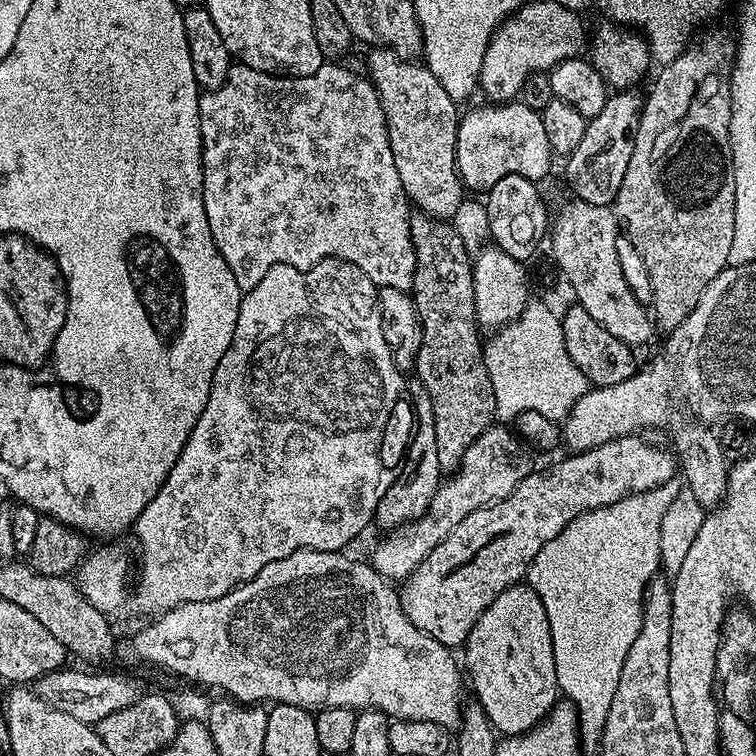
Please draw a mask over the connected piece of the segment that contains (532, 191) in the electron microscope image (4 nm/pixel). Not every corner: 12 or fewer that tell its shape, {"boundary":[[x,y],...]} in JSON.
{"boundary":[[520,175],[487,192],[491,241],[528,262],[548,232],[539,185]]}

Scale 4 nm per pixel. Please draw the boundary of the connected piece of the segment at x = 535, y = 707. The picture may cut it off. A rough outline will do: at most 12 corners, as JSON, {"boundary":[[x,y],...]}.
{"boundary":[[513,584],[470,630],[475,699],[501,737],[558,699],[546,606]]}

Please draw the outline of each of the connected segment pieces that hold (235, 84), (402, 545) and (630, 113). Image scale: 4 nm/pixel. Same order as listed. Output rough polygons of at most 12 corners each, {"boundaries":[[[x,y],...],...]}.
{"boundaries":[[[239,62],[200,97],[234,282],[414,282],[413,209],[367,75]],[[511,427],[463,449],[428,512],[373,550],[374,571],[407,580],[474,510],[533,471]],[[616,90],[566,157],[572,196],[612,206],[644,100]]]}

